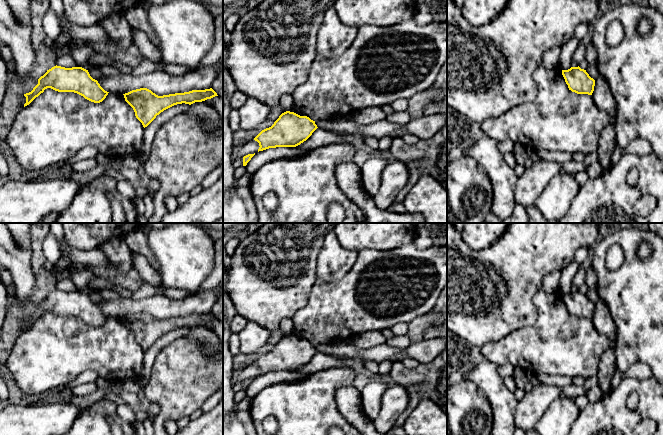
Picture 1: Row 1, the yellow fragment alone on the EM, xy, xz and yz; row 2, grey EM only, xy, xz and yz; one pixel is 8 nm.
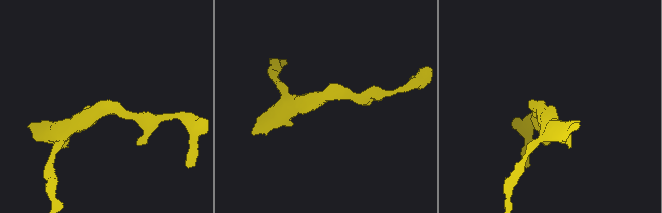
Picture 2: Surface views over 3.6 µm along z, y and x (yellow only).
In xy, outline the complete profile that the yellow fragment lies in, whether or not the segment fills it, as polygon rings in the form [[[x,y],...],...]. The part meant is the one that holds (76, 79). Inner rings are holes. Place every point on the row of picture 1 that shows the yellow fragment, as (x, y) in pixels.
[[[56,65],[38,79],[38,84],[31,92],[24,94],[24,107],[47,88],[58,92],[74,92],[94,103],[102,102],[109,93],[90,76],[88,70],[82,67],[65,68]]]

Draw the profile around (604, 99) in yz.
[[[601,75],[595,79],[592,96],[596,106],[601,111],[604,111],[610,117],[616,117],[617,103],[607,81]]]

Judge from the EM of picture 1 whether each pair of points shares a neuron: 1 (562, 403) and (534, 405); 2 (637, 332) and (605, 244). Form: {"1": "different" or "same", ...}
{"1": "different", "2": "same"}

